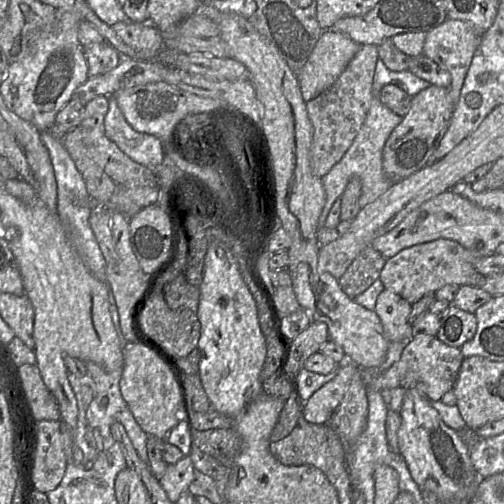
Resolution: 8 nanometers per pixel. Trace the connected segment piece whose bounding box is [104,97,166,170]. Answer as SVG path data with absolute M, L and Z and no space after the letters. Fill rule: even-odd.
M109 98L104 119L104 134L133 161L153 170L164 162L166 154L159 138L135 130L126 120L115 98Z

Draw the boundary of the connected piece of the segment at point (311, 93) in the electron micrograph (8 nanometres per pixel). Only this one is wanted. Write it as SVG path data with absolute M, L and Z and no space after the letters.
M323 31L298 75L305 103L334 84L360 47L344 34Z

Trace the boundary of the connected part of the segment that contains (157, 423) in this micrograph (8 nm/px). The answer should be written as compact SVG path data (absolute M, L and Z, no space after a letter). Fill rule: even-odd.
M127 342L122 349L124 365L120 392L134 419L149 436L165 439L168 433L188 416L183 377L177 369L145 342Z

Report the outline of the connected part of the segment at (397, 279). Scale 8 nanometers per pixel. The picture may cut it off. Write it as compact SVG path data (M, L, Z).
M436 239L405 248L388 259L379 280L386 289L393 291L412 305L445 285L481 287L485 276L475 268L475 263L479 258L483 257L475 256L456 241Z

